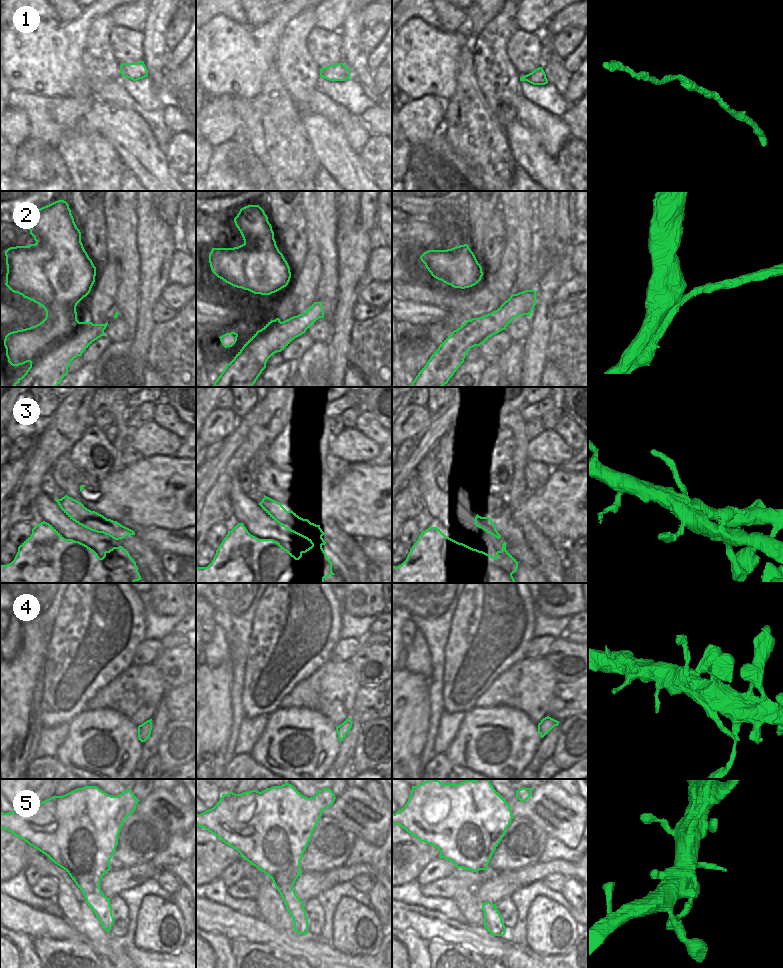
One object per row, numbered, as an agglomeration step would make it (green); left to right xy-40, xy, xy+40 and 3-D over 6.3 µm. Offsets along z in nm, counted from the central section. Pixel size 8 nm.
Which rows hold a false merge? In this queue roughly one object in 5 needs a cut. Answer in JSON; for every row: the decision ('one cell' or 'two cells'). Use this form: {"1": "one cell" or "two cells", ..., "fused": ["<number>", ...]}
{"1": "one cell", "2": "one cell", "3": "two cells", "4": "two cells", "5": "one cell", "fused": ["3", "4"]}

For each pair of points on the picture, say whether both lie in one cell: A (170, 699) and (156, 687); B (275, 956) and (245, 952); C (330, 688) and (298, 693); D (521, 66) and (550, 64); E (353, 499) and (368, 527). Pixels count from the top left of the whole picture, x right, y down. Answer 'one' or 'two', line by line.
A: two
B: one
C: one
D: two
E: one

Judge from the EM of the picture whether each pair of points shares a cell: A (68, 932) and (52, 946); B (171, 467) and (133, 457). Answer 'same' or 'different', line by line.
A: different
B: different

